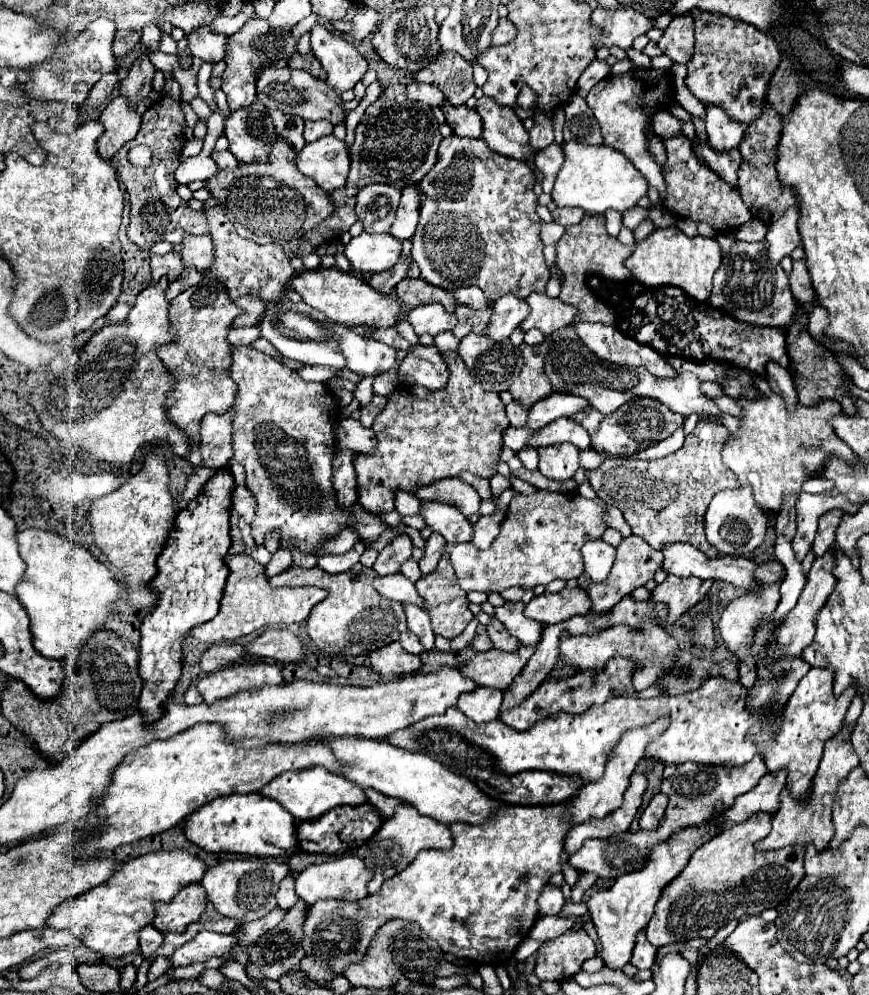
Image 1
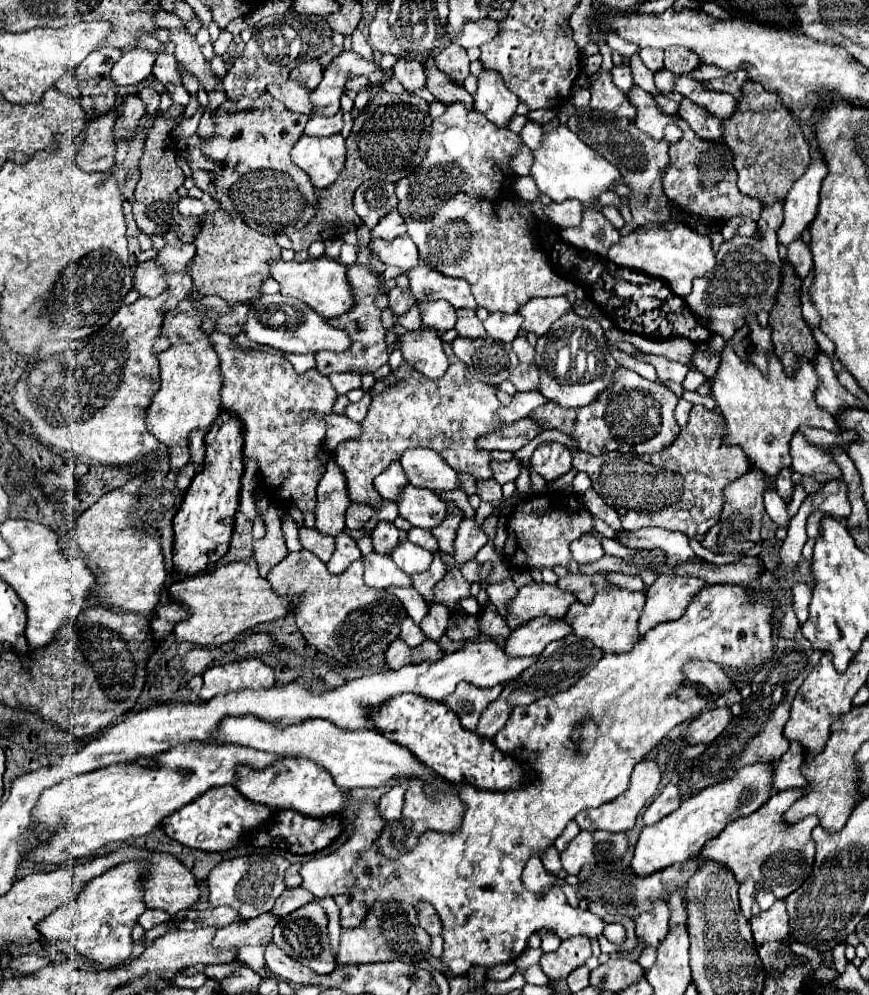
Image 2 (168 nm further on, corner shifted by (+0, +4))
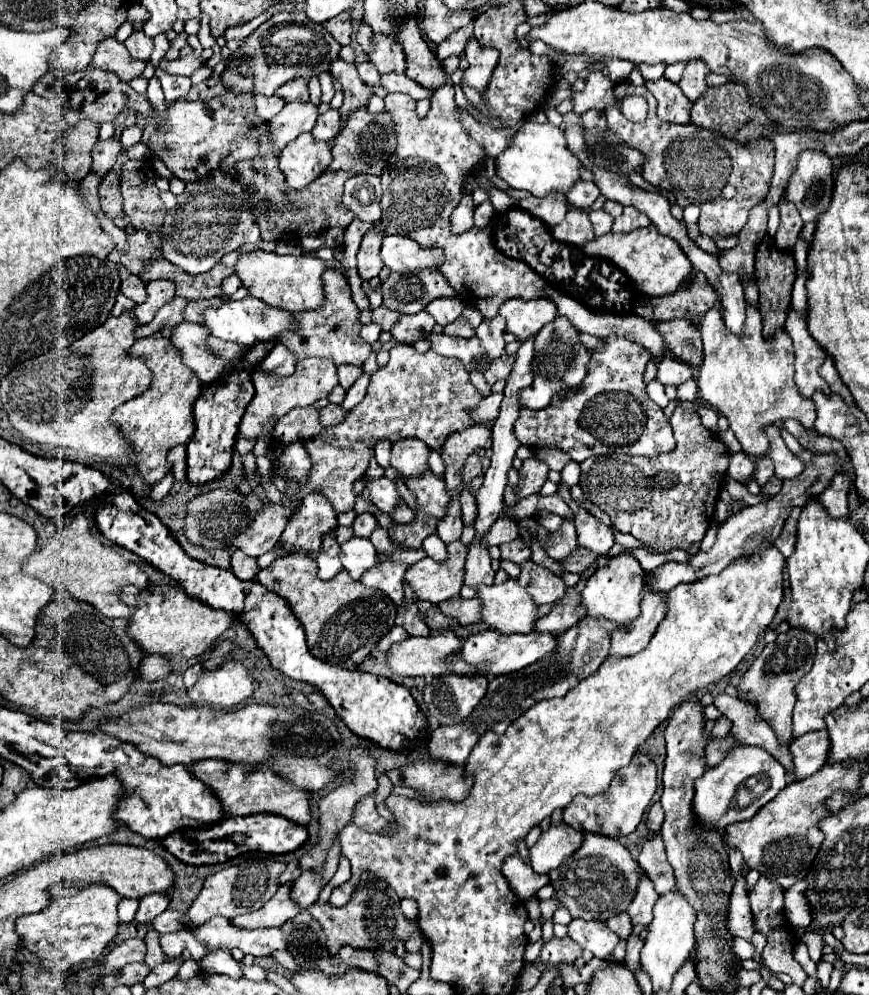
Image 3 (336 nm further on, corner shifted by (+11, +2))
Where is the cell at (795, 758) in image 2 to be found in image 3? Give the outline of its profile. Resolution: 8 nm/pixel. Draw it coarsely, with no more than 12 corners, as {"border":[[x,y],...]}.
{"border":[[829,733],[791,741],[795,777],[819,771],[829,757]]}

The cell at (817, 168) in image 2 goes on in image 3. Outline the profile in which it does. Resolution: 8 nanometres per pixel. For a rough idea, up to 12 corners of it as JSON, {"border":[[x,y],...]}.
{"border":[[801,151],[787,201],[805,223],[831,201],[833,163],[823,151]]}

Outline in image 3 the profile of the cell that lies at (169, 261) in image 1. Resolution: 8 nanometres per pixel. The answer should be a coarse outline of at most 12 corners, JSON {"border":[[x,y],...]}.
{"border":[[119,267],[121,293],[137,305],[147,297],[145,283]]}

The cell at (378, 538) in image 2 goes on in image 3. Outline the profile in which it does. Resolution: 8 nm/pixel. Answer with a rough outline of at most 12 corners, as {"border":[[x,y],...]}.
{"border":[[361,513],[353,521],[357,537],[369,537],[377,521],[371,513]]}

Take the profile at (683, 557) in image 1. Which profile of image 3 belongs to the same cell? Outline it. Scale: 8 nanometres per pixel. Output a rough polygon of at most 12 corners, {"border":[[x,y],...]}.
{"border":[[567,488],[557,494],[573,511],[579,545],[597,553],[613,547],[611,529],[589,515]]}

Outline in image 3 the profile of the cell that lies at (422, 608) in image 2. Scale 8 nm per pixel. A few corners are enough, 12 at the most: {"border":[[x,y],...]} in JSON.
{"border":[[377,563],[361,583],[401,605],[405,565]]}

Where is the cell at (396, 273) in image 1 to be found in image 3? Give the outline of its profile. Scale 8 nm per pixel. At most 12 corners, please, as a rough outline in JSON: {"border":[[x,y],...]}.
{"border":[[327,269],[325,305],[295,313],[281,343],[297,359],[361,367],[371,345],[339,269]]}

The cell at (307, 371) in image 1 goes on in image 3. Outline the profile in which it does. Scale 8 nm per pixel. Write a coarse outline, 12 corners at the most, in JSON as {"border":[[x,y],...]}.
{"border":[[277,343],[263,359],[265,373],[289,377],[295,371],[295,355]]}

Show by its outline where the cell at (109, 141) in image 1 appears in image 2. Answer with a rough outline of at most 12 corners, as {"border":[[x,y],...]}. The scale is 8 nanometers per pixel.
{"border":[[116,111],[92,119],[78,167],[110,171]]}

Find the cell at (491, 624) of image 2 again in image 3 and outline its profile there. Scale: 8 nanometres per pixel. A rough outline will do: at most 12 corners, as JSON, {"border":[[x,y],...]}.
{"border":[[453,597],[441,601],[441,613],[465,627],[481,621],[481,601]]}

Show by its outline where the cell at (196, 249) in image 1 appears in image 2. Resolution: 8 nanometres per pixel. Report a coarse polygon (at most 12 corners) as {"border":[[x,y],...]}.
{"border":[[164,233],[168,245],[156,261],[166,271],[186,271],[196,255],[194,243]]}

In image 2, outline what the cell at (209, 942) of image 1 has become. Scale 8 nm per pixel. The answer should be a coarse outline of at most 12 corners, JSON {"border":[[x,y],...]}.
{"border":[[262,913],[218,929],[210,947],[266,943],[278,917]]}

